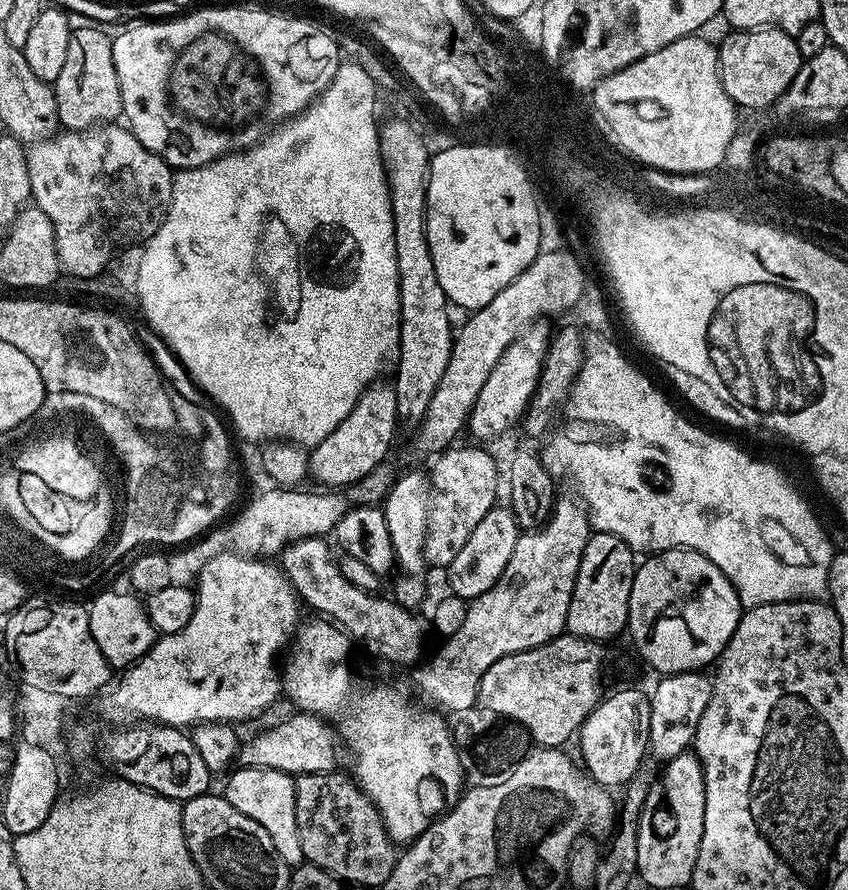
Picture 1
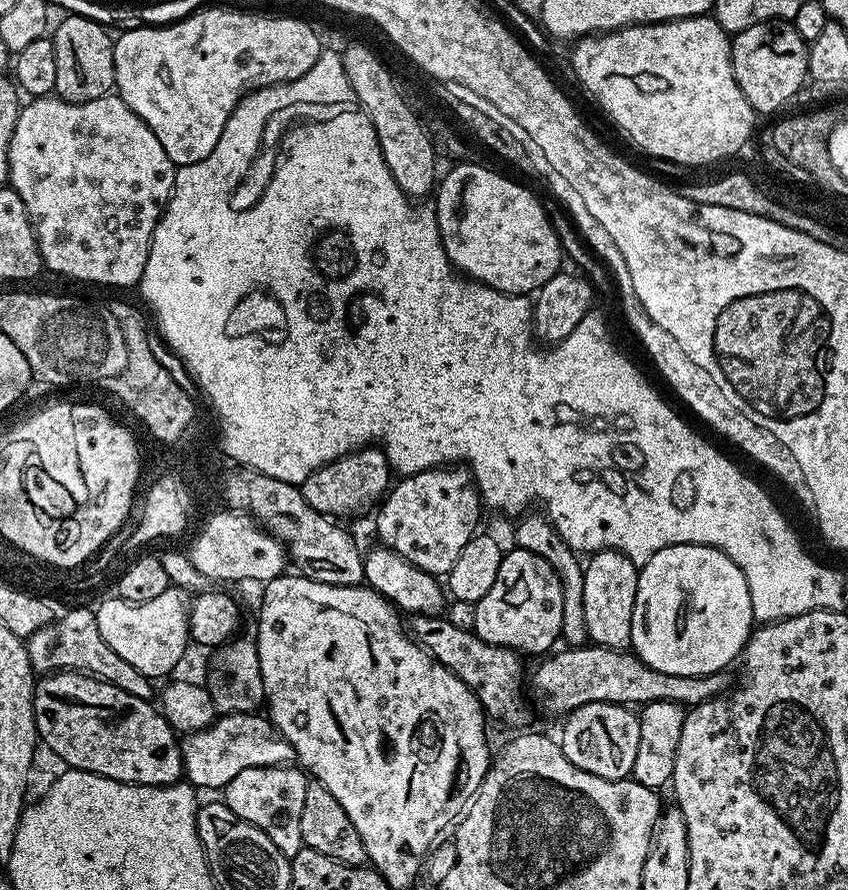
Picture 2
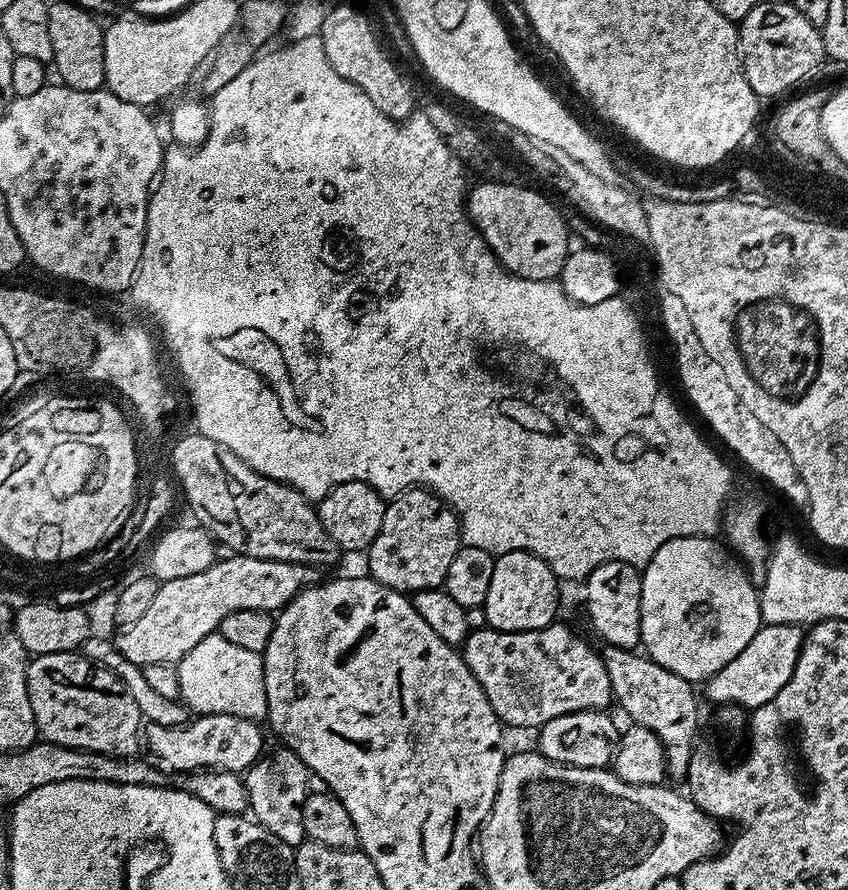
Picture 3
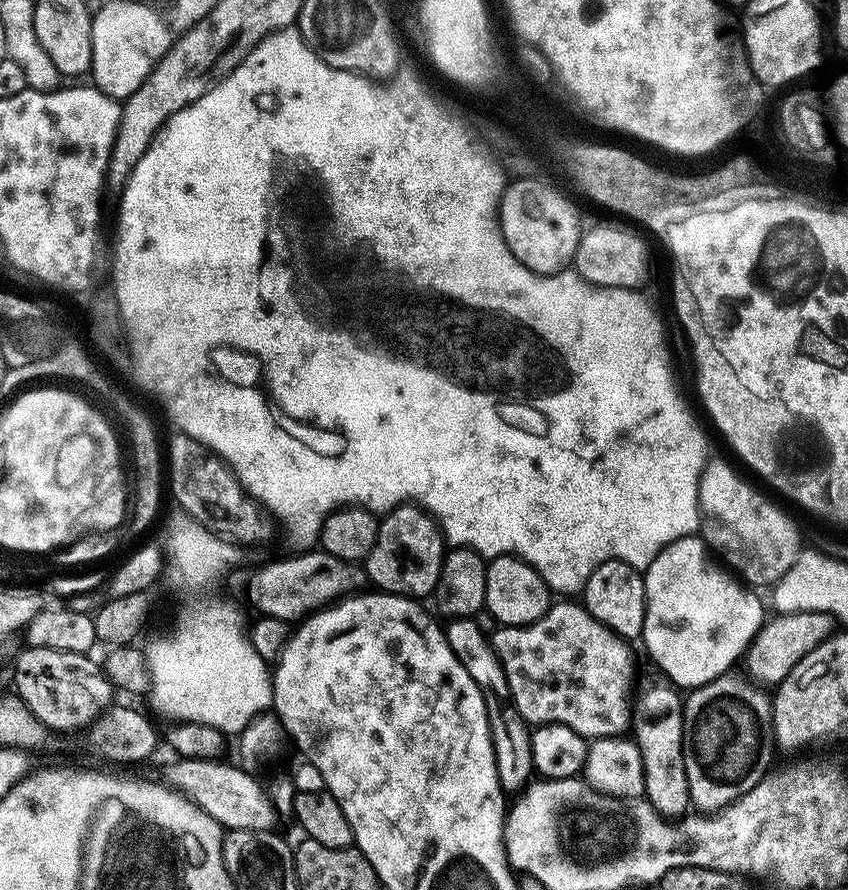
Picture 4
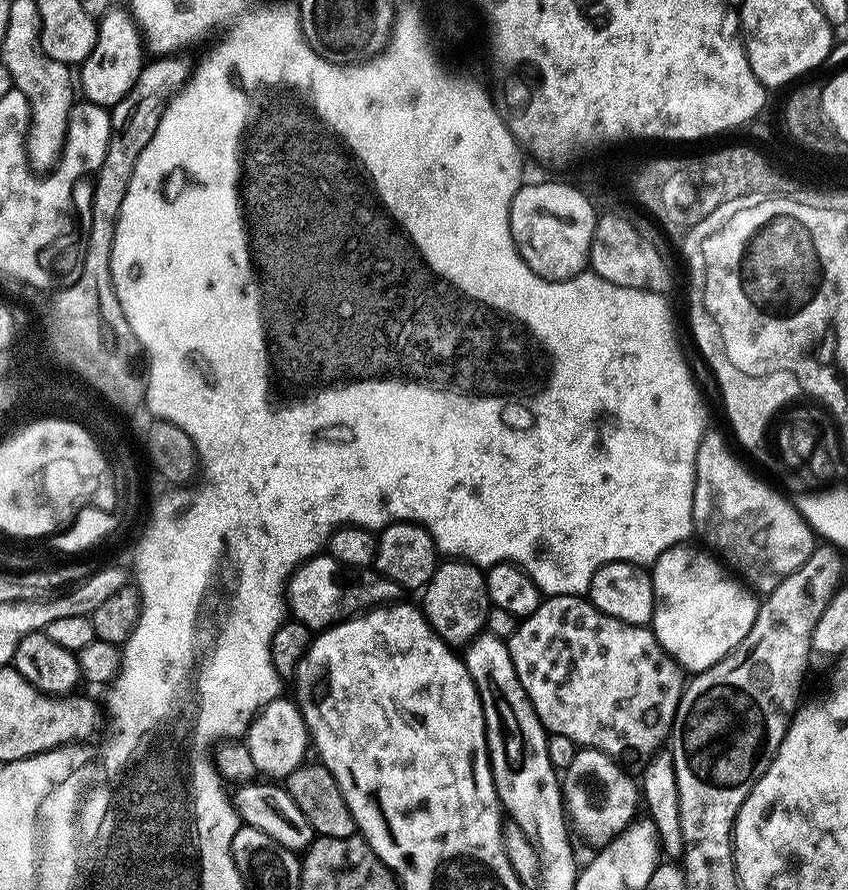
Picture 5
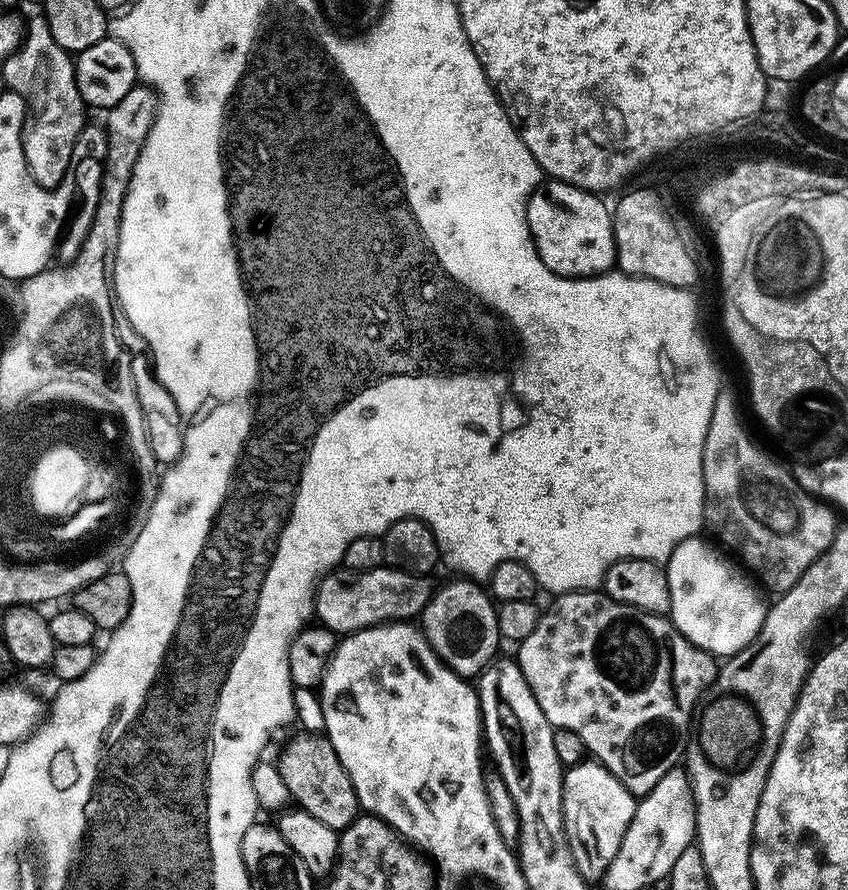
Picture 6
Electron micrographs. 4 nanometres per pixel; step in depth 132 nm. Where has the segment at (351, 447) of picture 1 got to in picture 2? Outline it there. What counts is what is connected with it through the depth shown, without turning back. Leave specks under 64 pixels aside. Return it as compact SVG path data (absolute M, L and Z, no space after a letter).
M369 446L357 448L355 452L347 452L342 458L314 470L304 483L299 485L299 489L315 512L321 512L329 518L344 518L340 516L360 512L372 503L375 505L389 489L388 476L390 477L390 469L386 454L378 446Z

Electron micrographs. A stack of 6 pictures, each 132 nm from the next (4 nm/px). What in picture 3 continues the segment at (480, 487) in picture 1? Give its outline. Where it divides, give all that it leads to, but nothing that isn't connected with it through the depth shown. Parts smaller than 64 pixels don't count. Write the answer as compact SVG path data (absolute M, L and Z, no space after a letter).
M417 486L387 501L382 530L378 530L378 538L374 538L374 542L366 550L366 572L371 579L394 589L395 592L415 594L427 588L440 588L450 570L450 562L454 562L454 554L458 554L461 546L460 521L456 513L436 493L423 486Z

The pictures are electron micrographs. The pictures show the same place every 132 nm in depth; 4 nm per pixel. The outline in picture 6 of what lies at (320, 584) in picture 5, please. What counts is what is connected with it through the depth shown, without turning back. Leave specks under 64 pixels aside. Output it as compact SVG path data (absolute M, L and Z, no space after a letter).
M391 566L356 575L347 570L333 571L318 586L315 619L337 634L360 632L364 628L375 628L377 624L411 621L423 613L432 597L434 584L428 579L427 575L402 572Z

